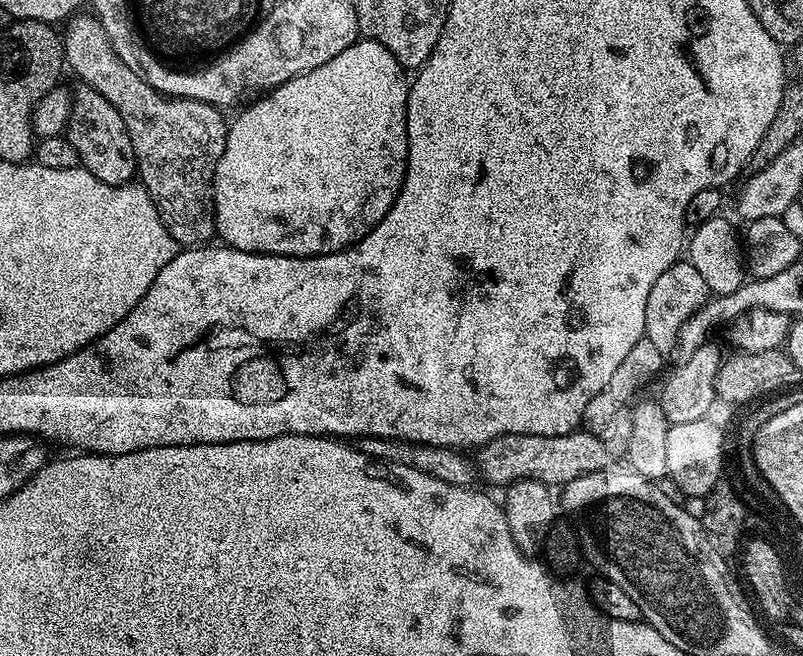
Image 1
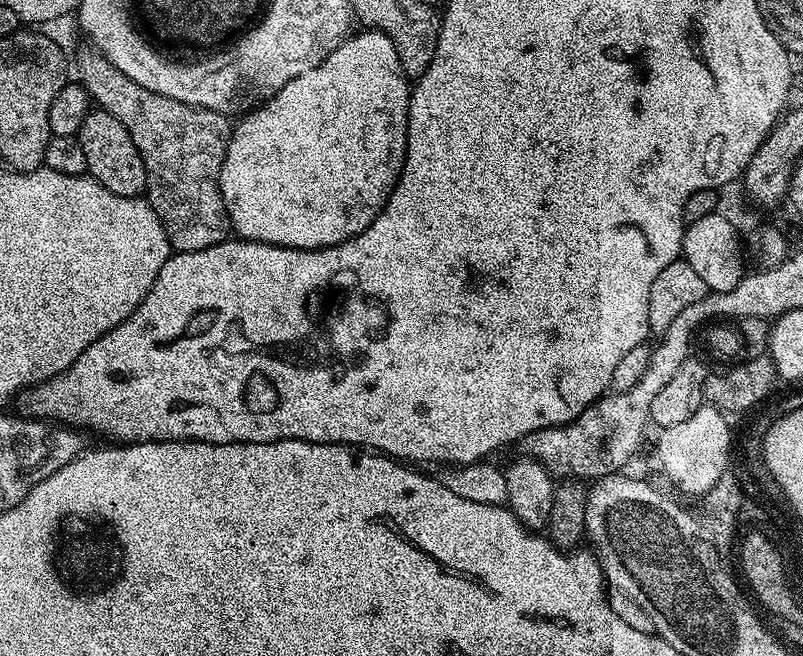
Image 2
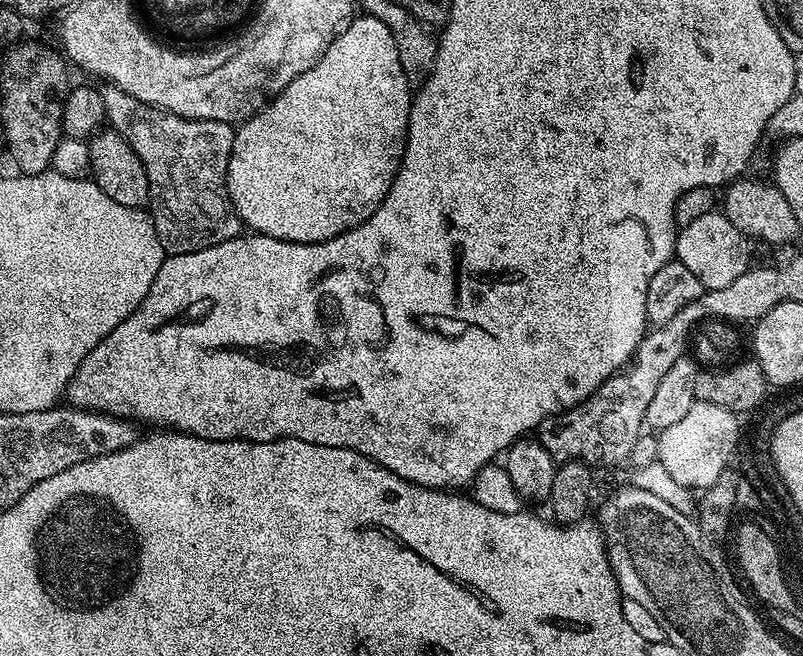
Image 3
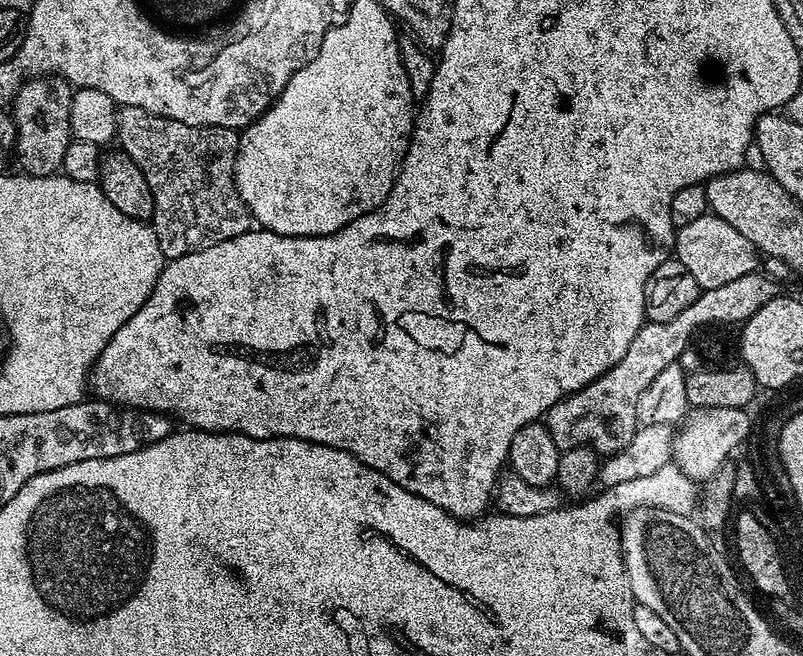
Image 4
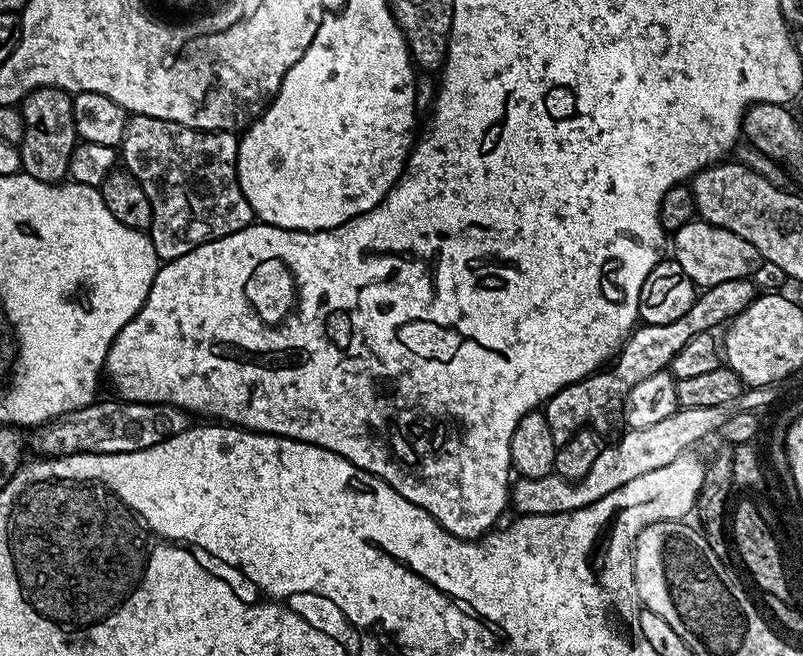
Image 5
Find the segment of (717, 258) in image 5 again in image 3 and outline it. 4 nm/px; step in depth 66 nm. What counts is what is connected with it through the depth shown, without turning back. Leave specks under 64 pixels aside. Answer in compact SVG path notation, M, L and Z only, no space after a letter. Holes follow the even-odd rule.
M714 210L677 231L674 256L682 262L682 266L686 266L686 270L692 271L704 289L722 290L722 286L730 286L730 282L748 272L748 244L749 237L740 232L734 222L727 220L723 211Z

